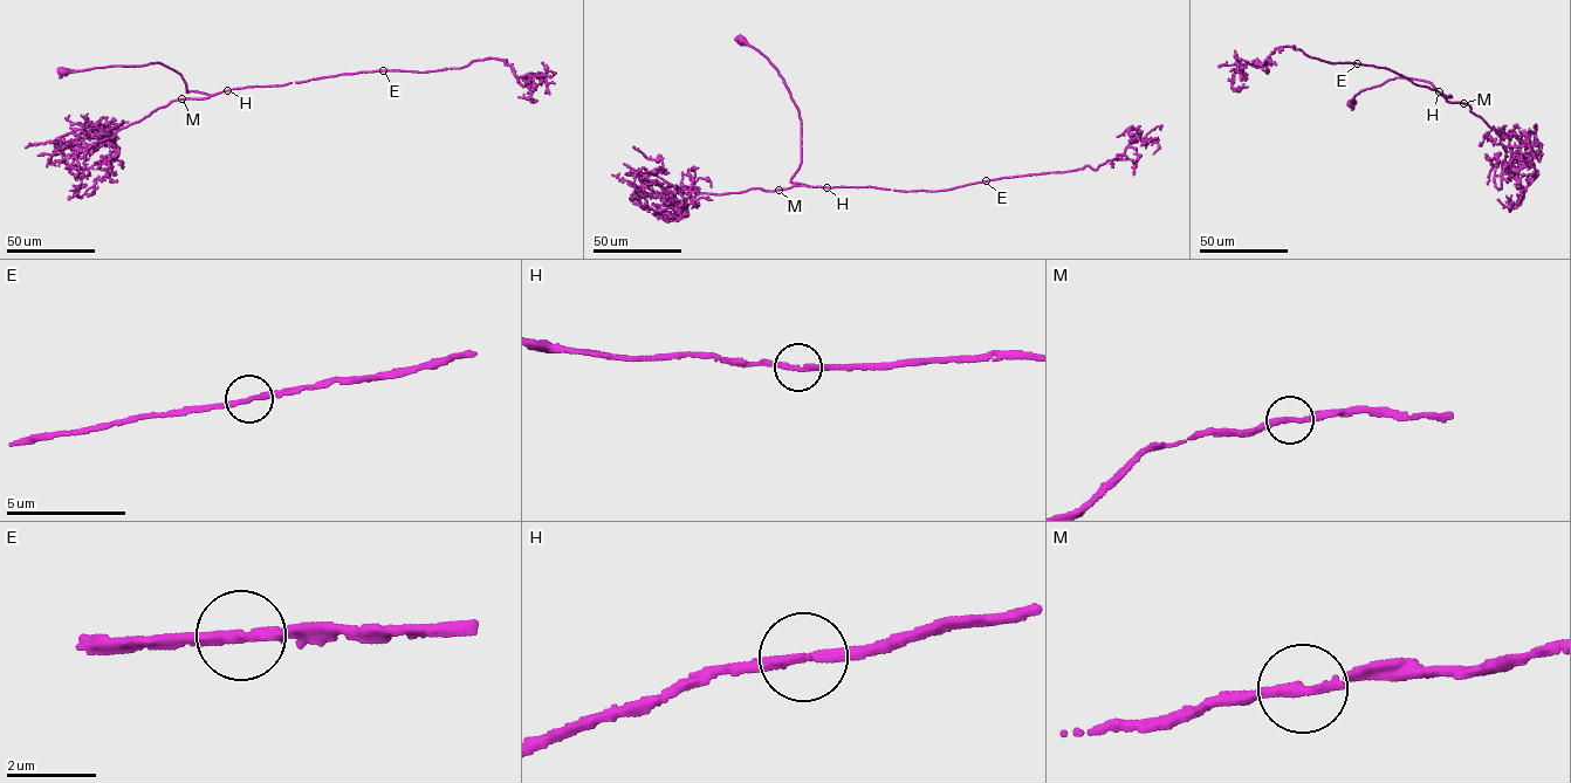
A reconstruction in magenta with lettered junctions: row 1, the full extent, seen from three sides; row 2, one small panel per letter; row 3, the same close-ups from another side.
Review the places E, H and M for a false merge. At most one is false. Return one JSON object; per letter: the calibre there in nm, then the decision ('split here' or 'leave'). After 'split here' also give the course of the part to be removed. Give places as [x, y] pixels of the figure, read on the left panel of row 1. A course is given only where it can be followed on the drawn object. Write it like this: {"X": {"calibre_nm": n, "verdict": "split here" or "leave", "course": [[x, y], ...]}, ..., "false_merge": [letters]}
{"E": {"calibre_nm": 200, "verdict": "leave"}, "H": {"calibre_nm": 200, "verdict": "leave"}, "M": {"calibre_nm": 200, "verdict": "leave"}, "false_merge": []}

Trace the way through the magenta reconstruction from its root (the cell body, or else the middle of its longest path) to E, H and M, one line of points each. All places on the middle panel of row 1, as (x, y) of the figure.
E: (742, 39), (776, 70), (800, 112), (801, 160), (791, 181), (814, 186), (933, 191), (986, 180)
H: (742, 39), (776, 70), (800, 112), (801, 160), (791, 181), (827, 187)
M: (742, 39), (776, 70), (800, 112), (801, 160), (791, 181), (807, 185), (779, 190)

